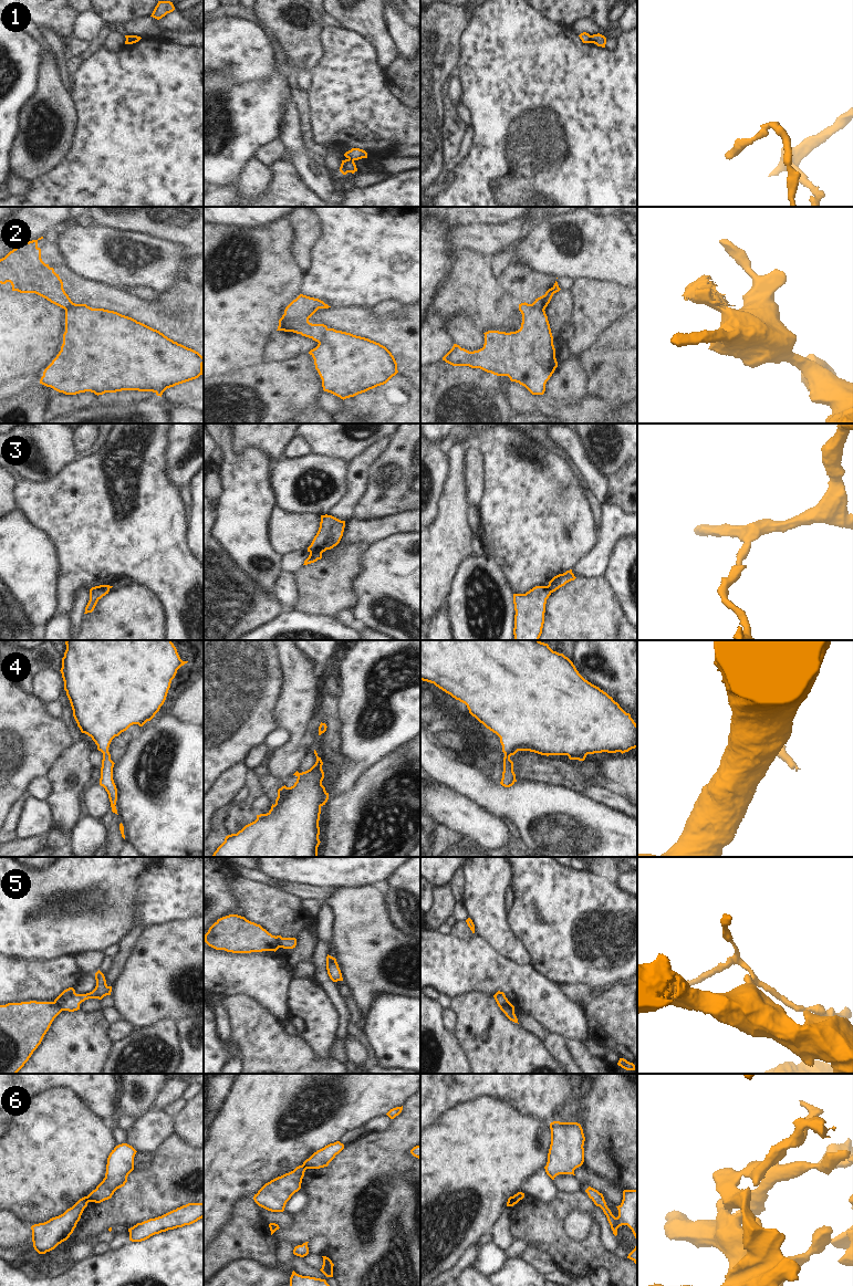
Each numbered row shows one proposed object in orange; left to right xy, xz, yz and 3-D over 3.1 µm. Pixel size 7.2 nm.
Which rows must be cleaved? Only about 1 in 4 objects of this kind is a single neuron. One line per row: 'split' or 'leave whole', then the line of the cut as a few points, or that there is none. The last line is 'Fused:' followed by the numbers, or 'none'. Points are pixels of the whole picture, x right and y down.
1: split; cut in yz along (590, 35), (591, 42)
2: split; cut in xz along (283, 314), (299, 333)
3: split; cut in xz along (322, 552), (310, 553)
4: leave whole; no cut
5: split; cut in yz along (511, 1004), (500, 1009)
6: split; cut in xy along (85, 1196), (89, 1201)
Fused: 1, 2, 3, 5, 6

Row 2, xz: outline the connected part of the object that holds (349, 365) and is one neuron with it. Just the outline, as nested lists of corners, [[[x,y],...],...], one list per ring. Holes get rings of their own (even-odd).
[[[300,294],[284,310],[288,323],[298,328],[299,334],[319,343],[309,354],[314,359],[323,390],[344,400],[386,384],[398,370],[385,346],[309,322],[319,309],[329,307],[319,299]]]

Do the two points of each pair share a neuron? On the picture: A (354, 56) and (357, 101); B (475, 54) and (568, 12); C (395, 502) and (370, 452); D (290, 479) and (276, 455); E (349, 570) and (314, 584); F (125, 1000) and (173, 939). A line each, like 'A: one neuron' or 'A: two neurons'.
A: one neuron
B: two neurons
C: two neurons
D: two neurons
E: one neuron
F: one neuron

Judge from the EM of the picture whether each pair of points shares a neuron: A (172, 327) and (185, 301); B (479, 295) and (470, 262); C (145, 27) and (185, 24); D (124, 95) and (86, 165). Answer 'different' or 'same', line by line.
A: same
B: same
C: same
D: same

